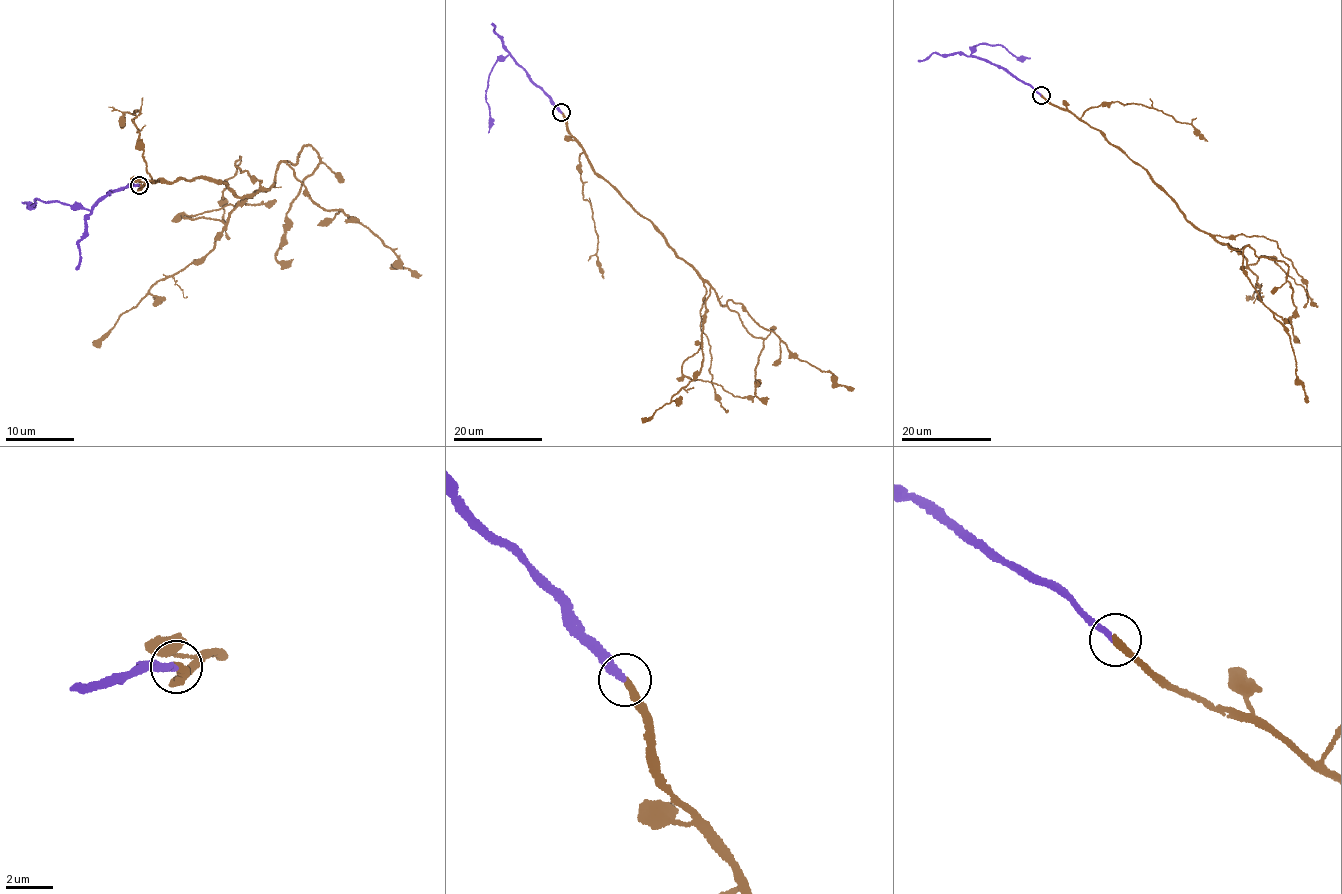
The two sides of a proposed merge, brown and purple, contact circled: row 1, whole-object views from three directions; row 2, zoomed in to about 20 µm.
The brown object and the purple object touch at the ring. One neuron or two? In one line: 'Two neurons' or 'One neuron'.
One neuron

